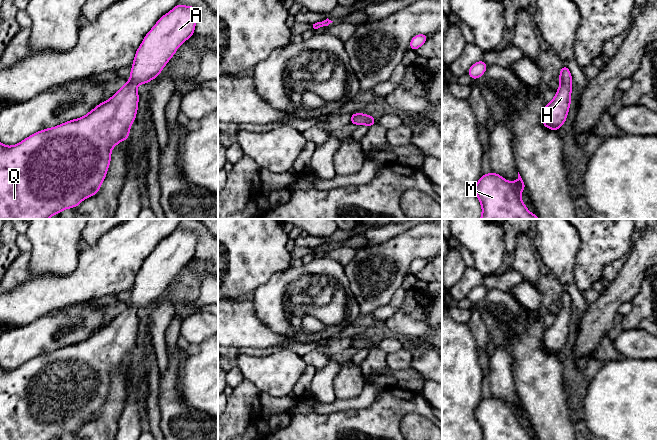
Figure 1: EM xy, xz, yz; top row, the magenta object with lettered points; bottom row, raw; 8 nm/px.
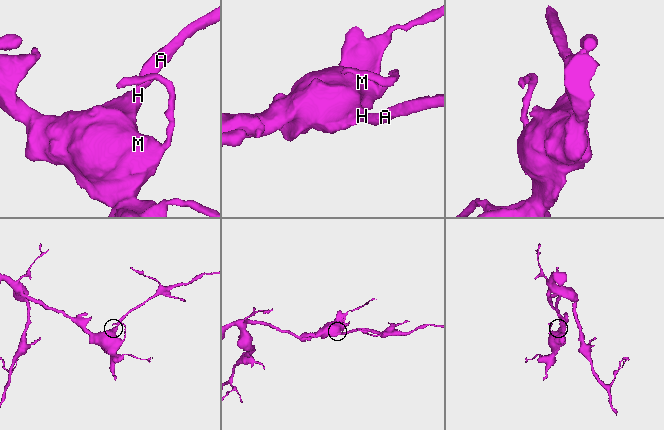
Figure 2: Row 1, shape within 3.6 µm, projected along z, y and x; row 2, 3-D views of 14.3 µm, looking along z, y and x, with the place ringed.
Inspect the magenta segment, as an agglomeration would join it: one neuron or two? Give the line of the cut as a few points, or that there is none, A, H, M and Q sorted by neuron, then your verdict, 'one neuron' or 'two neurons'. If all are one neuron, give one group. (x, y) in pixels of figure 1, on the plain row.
cut none; groups A H M Q; one neuron

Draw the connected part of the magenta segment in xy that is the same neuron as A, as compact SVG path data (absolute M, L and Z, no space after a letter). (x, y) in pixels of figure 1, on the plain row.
M181 228L163 239L137 273L130 304L109 324L101 326L85 340L43 353L14 370L0 367L0 440L53 440L65 433L77 431L84 423L99 416L111 386L111 374L119 366L129 362L130 351L138 334L137 310L159 300L178 271L194 258L197 242L198 235L194 230Z

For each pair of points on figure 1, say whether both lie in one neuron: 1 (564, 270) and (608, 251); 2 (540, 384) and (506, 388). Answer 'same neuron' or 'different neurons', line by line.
1: different neurons
2: different neurons

